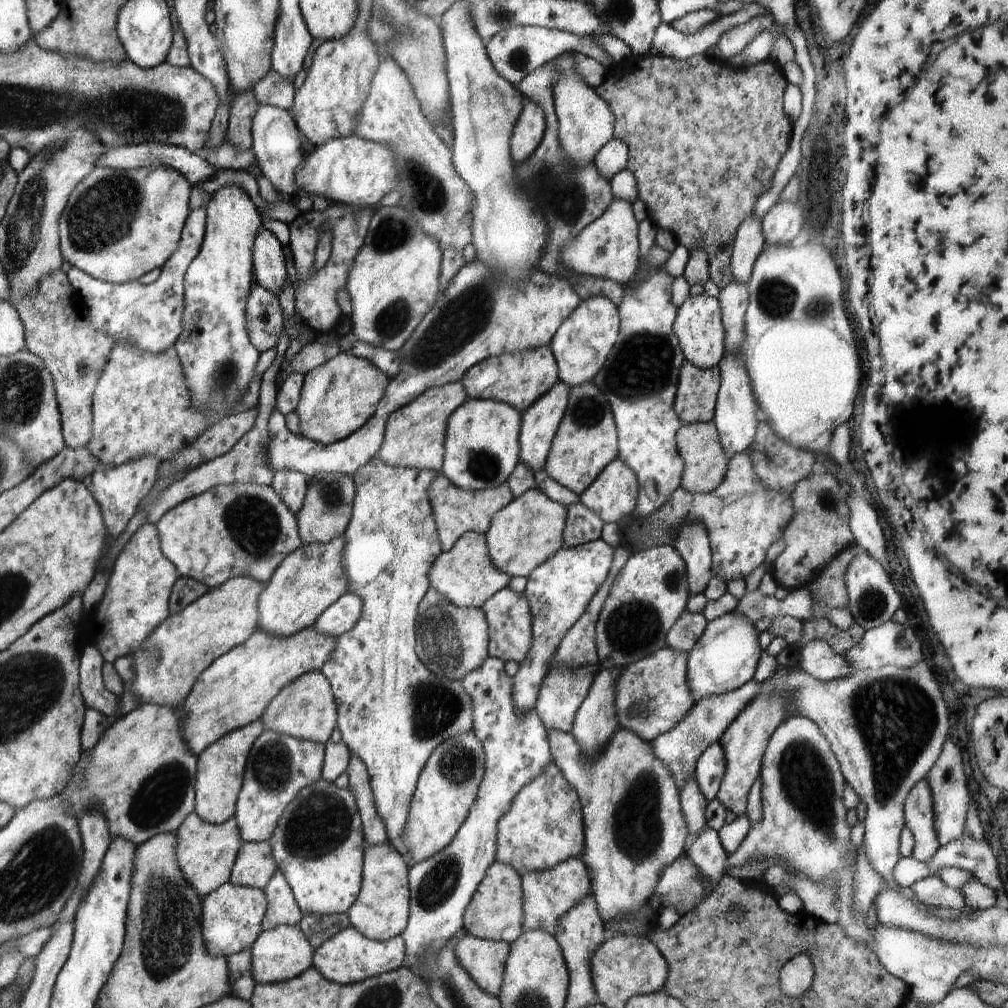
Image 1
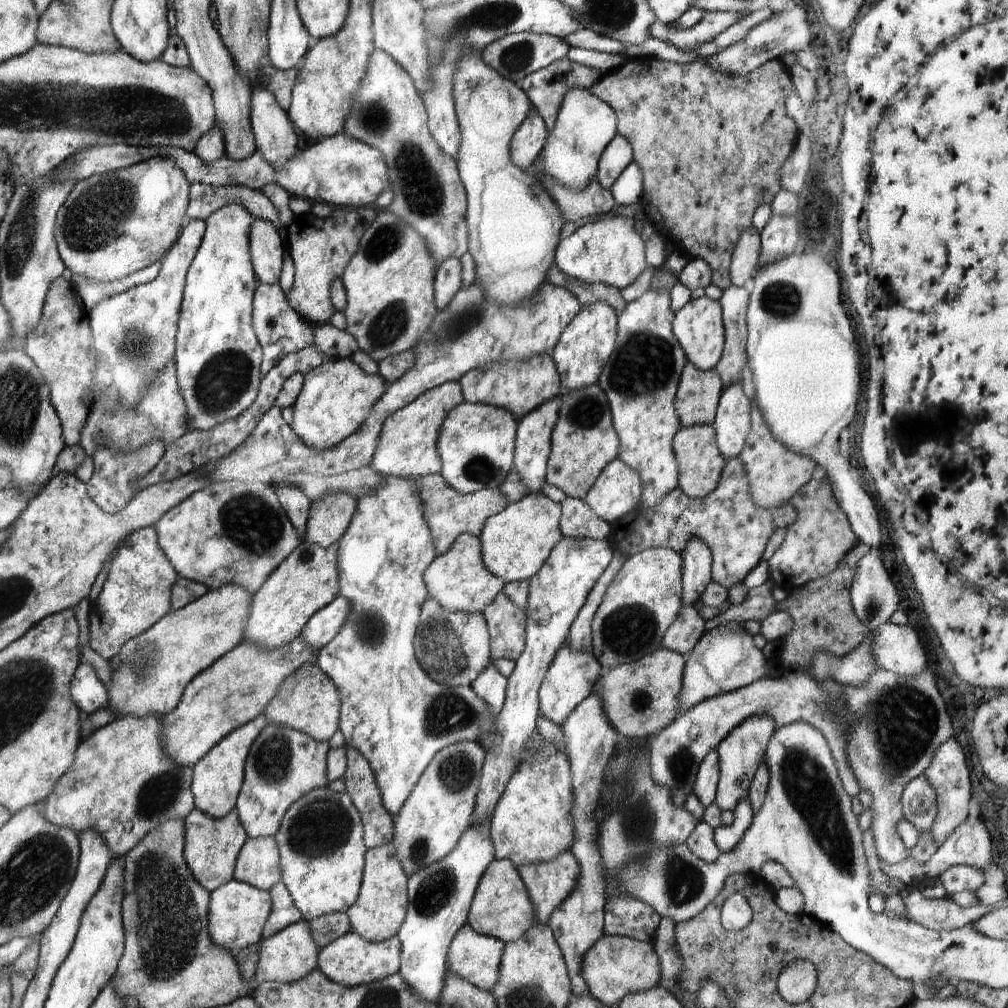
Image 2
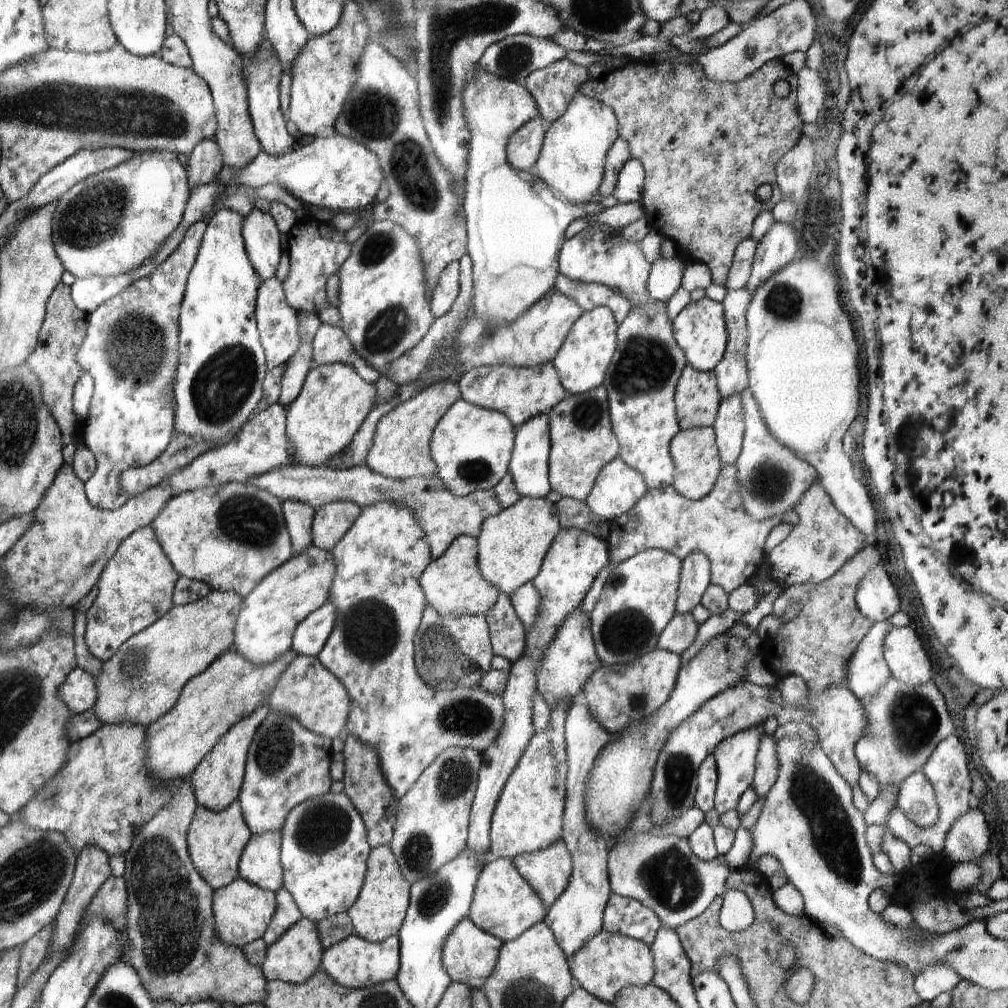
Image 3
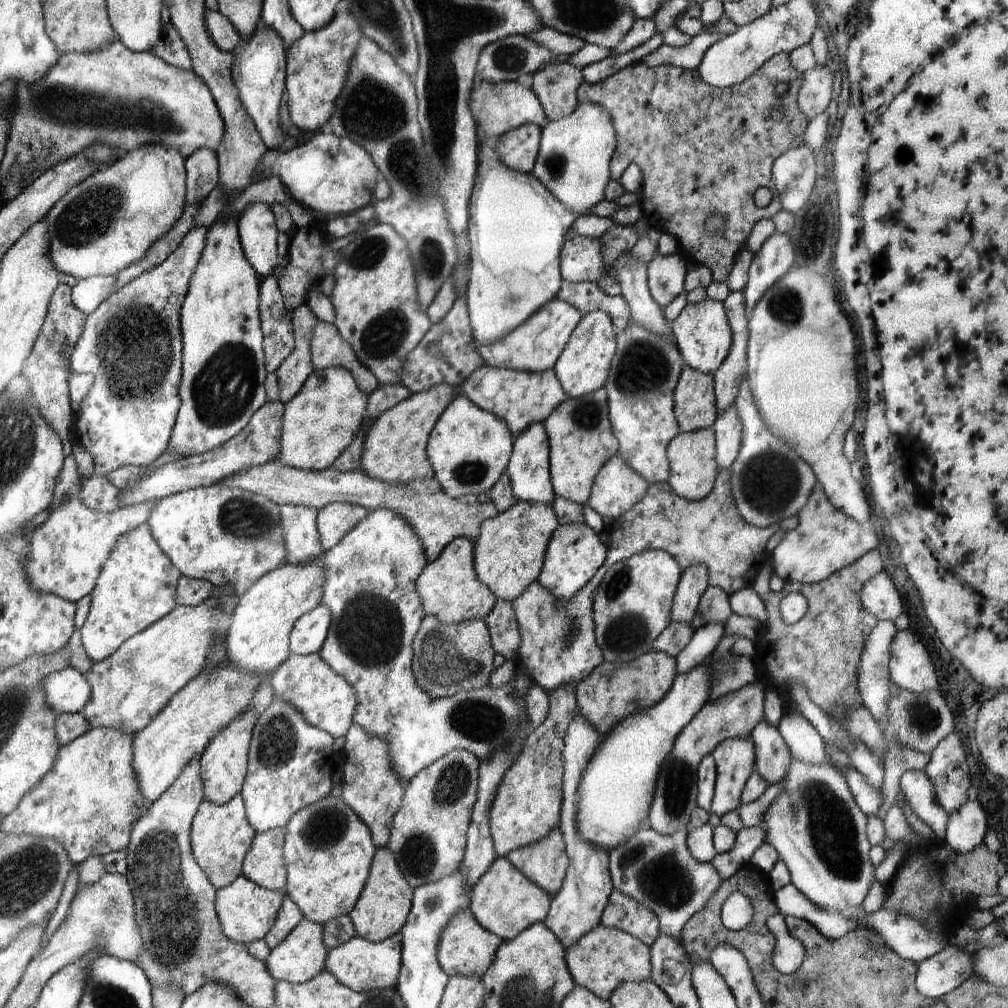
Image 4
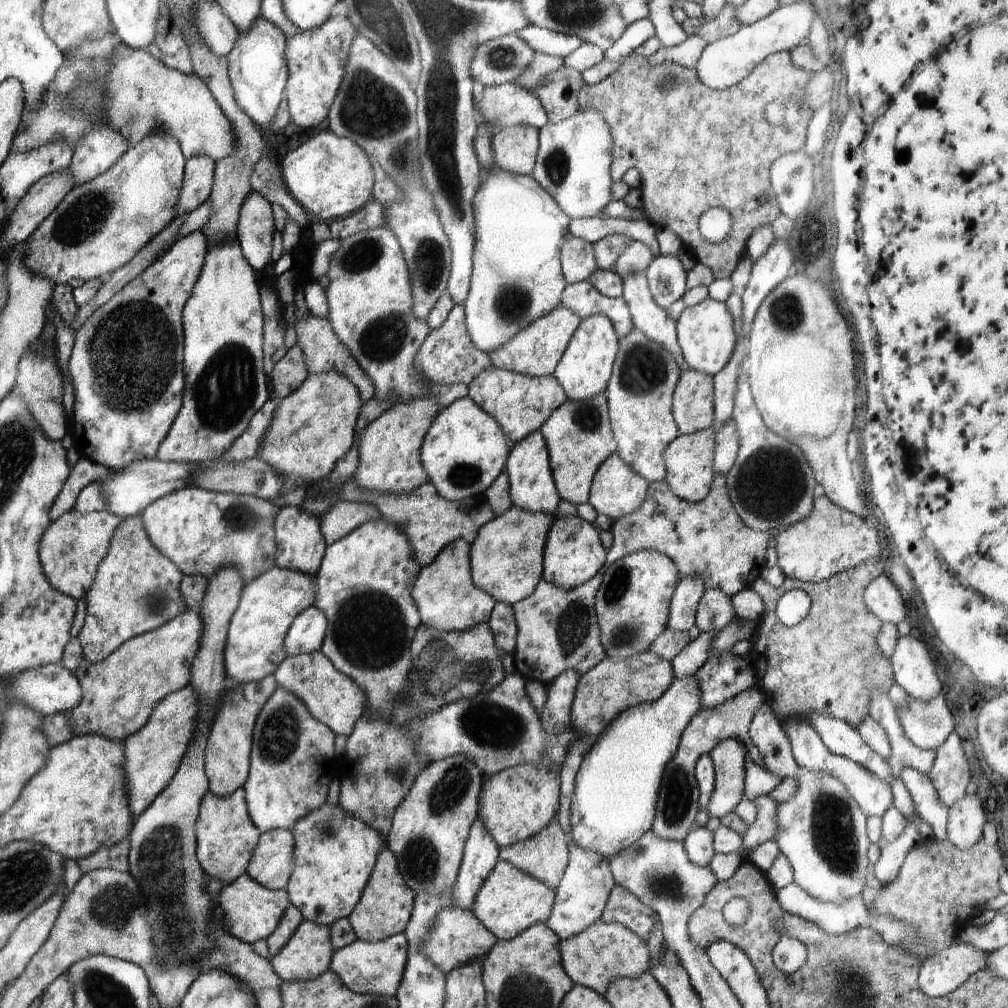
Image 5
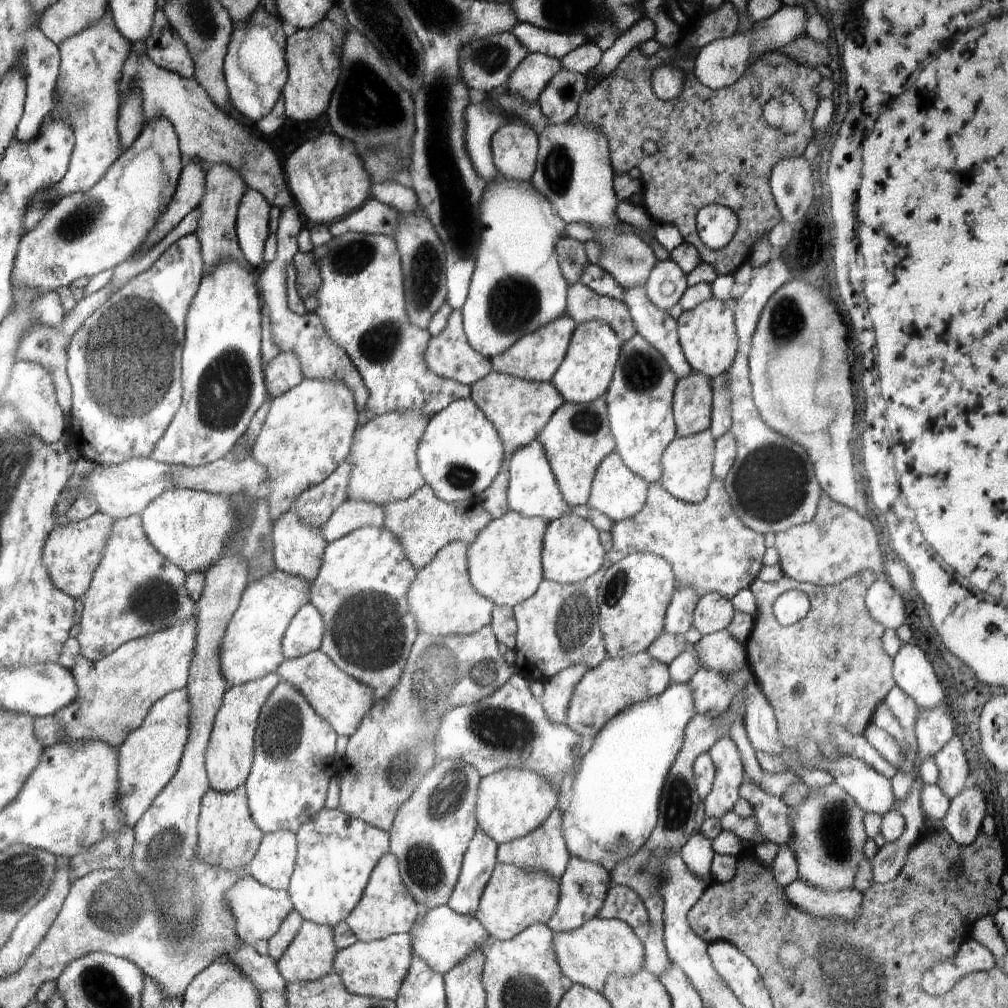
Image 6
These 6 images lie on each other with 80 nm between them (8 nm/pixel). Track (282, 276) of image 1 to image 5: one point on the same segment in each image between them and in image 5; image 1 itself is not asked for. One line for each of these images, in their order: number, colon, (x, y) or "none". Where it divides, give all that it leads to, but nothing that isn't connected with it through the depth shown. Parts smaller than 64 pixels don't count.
2: (267, 248)
3: (261, 237)
4: (257, 231)
5: (255, 229)

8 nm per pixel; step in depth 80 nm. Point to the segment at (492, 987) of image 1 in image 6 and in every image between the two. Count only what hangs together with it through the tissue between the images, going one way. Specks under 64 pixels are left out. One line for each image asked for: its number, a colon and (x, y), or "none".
2: (476, 958)
3: (469, 955)
4: (465, 948)
5: (457, 938)
6: (444, 937)

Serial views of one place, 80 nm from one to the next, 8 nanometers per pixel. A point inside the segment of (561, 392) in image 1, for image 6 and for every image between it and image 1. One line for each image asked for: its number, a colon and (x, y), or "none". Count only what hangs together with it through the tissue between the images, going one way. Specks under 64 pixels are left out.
2: (534, 433)
3: (529, 466)
4: (528, 468)
5: (532, 488)
6: (533, 492)

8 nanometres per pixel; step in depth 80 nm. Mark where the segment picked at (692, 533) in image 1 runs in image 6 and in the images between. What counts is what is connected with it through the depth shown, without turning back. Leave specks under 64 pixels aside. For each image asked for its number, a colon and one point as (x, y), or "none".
2: (697, 558)
3: (695, 578)
4: (693, 582)
5: (684, 603)
6: (679, 616)

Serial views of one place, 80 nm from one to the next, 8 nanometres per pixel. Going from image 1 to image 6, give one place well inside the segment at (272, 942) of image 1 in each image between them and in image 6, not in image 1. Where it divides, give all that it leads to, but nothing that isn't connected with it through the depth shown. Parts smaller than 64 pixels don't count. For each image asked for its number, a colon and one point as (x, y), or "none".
2: (289, 955)
3: (294, 957)
4: (302, 956)
5: (308, 953)
6: (311, 956)

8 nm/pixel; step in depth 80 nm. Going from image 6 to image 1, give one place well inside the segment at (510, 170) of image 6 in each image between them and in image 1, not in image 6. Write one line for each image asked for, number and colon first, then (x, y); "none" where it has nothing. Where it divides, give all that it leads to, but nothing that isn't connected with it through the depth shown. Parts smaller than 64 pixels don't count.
1: (529, 129)
2: (528, 141)
3: (524, 147)
4: (519, 148)
5: (515, 149)

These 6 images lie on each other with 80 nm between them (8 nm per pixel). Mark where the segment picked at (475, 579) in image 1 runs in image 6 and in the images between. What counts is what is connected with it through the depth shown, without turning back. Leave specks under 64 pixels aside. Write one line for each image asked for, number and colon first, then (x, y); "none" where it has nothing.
2: (458, 579)
3: (452, 585)
4: (448, 588)
5: (446, 598)
6: (443, 603)

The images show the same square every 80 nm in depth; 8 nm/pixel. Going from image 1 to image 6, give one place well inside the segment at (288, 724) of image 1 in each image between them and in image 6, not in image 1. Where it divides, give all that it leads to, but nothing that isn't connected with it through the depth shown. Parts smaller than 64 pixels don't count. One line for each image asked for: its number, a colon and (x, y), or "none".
2: (308, 701)
3: (307, 691)
4: (325, 699)
5: (330, 697)
6: (342, 701)

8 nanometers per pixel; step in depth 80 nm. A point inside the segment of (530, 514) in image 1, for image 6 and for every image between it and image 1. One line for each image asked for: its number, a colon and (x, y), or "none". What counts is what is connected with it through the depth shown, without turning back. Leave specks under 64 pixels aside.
2: (515, 543)
3: (511, 547)
4: (508, 556)
5: (506, 560)
6: (504, 563)

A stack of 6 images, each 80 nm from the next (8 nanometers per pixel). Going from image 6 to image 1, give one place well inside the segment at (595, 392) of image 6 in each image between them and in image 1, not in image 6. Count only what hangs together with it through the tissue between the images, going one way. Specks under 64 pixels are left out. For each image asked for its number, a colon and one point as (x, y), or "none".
1: (581, 346)
2: (586, 344)
3: (581, 364)
4: (584, 366)
5: (584, 370)

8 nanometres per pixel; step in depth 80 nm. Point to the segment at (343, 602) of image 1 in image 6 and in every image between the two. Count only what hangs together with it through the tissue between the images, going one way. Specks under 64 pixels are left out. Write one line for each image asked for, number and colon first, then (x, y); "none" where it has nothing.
2: (324, 625)
3: (311, 634)
4: (308, 635)
5: (306, 635)
6: (304, 634)

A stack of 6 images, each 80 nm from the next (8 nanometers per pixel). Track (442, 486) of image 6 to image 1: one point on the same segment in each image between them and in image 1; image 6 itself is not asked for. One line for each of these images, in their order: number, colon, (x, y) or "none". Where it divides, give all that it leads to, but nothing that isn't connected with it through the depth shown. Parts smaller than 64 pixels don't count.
1: (481, 448)
2: (476, 443)
3: (471, 446)
4: (468, 448)
5: (464, 451)

